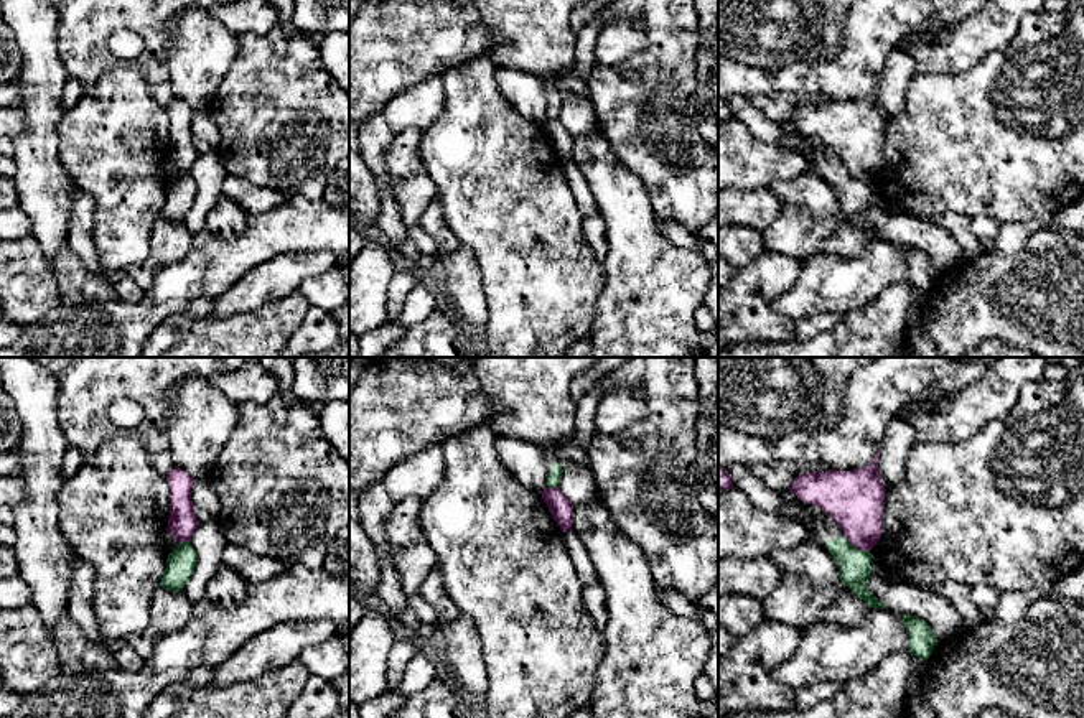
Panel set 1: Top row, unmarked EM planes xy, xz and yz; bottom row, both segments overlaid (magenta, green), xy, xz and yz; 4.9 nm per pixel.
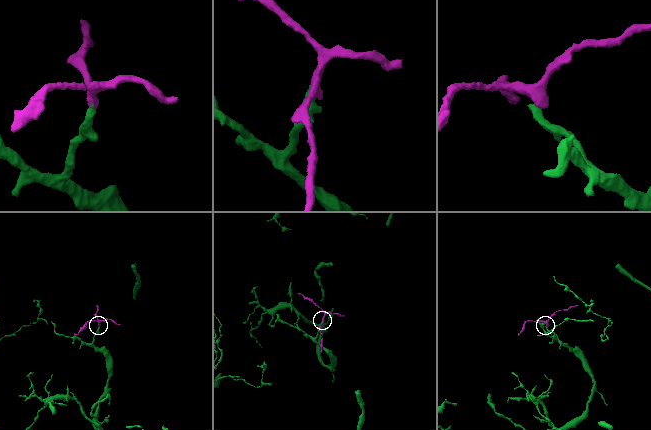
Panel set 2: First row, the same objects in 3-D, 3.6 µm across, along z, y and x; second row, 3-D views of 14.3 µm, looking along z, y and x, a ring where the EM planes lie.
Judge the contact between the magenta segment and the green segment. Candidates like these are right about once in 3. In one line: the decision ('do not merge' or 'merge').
do not merge

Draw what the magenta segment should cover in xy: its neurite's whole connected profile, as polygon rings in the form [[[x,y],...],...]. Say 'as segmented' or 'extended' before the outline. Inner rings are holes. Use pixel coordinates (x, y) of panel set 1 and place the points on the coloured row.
as segmented; [[[175,466],[166,481],[170,484],[170,517],[168,532],[180,542],[189,542],[199,522],[193,512],[191,489],[194,479],[181,468]]]

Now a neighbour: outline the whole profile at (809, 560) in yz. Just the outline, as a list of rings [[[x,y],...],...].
[[[807,538],[797,547],[774,550],[769,557],[781,571],[794,573],[814,586],[834,586],[842,583],[837,560],[814,538]]]

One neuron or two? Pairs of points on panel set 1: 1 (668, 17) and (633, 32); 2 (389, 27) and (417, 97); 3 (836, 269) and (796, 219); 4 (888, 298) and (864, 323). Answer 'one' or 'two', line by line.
1: two
2: two
3: two
4: one

